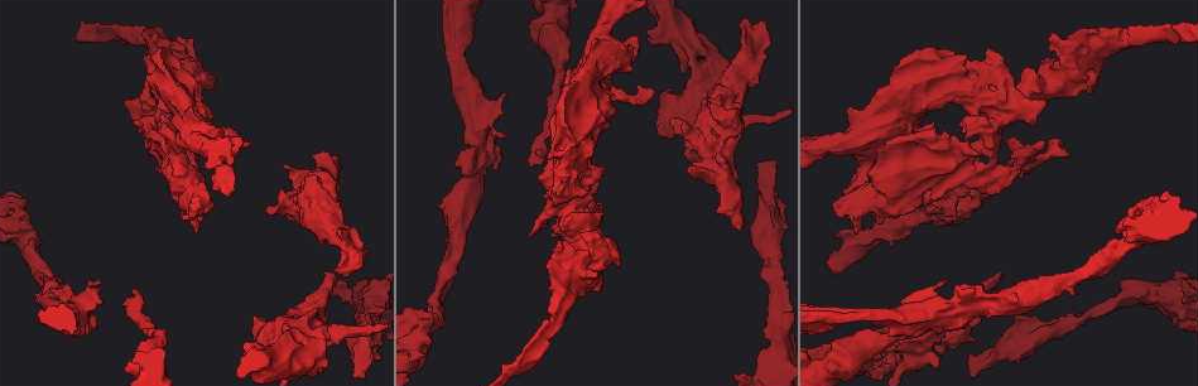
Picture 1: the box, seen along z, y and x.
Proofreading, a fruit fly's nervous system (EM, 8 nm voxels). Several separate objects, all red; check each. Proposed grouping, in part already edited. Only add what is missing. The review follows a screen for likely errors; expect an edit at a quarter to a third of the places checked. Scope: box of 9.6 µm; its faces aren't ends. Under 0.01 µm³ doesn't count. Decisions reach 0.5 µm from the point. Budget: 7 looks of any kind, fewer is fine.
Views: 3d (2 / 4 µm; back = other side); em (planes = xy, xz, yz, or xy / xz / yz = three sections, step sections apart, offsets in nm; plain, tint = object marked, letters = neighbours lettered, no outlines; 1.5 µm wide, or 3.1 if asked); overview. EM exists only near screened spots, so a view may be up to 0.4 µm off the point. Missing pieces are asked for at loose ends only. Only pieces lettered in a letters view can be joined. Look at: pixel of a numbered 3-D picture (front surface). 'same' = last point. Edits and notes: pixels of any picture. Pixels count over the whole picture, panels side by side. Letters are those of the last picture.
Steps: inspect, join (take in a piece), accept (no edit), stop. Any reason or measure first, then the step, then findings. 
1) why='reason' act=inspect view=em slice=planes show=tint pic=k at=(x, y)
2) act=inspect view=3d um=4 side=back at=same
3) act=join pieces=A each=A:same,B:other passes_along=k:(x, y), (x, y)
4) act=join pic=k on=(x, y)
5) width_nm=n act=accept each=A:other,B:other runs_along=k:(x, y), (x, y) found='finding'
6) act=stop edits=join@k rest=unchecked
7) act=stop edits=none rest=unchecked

act=inspect view=3d um=2 pic=1 at=(271, 215)

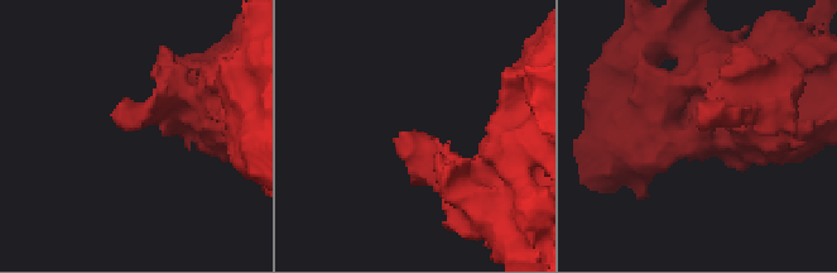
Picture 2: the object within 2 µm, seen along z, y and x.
why='shape alone is not enough' act=inspect view=em slice=planes show=letters pic=2 at=(403, 133)

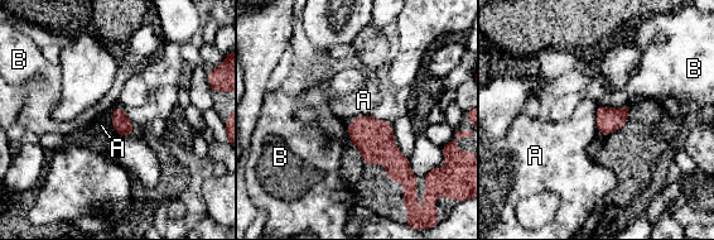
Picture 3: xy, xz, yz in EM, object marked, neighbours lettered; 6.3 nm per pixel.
act=accept each=A:other,B:other border=3:(117, 104), (112, 120), (116, 132) found='no lettered piece goes on from it'

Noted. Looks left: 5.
why='thin end' act=inspect view=3d um=2 side=back pic=1 at=(551, 235)

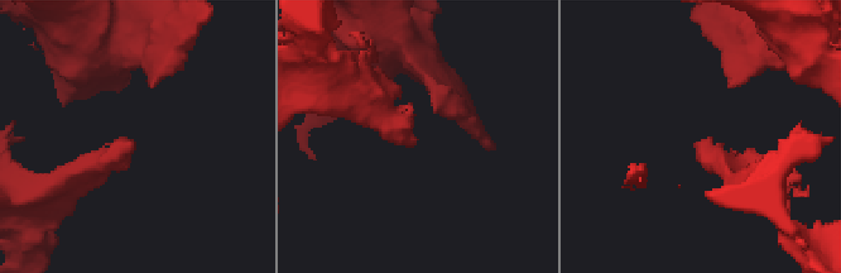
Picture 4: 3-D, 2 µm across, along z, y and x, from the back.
why='now the EM' act=inspect view=em slice=yz step=4 show=letters pic=4 at=(408, 129)

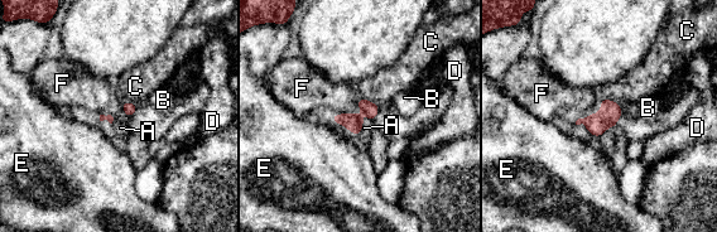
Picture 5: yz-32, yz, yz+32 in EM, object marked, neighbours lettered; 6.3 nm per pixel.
why='cut it another way' act=inspect view=em slice=planes show=letters at=same

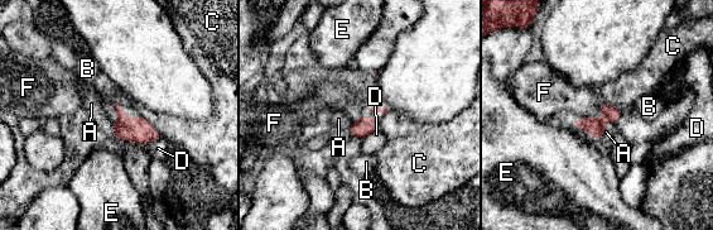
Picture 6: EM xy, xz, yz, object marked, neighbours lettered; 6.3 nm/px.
act=accept each=A:other,B:other,C:other,D:other,E:other,F:other border=6:(600, 102), (600, 110), (613, 125) found='no lettered piece goes on from it'

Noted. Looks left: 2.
why='thick end' act=inspect view=em slice=planes show=plain pic=1 at=(502, 112)

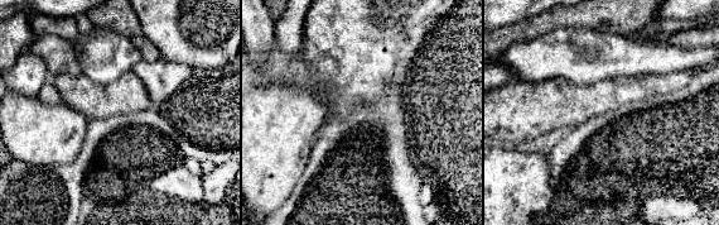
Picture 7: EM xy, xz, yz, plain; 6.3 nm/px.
why='see the neighbours' act=inspect view=em slice=planes show=letters at=same

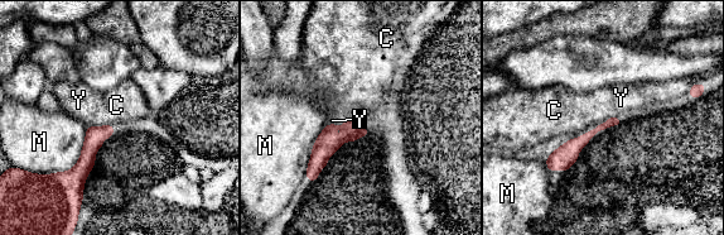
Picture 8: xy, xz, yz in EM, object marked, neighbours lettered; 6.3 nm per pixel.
act=accept each=C:other,M:other,Y:other border=8:(111, 123), (87, 126) found='no lettered piece goes on from it'

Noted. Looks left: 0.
act=stop edits=none rest=unchecked

